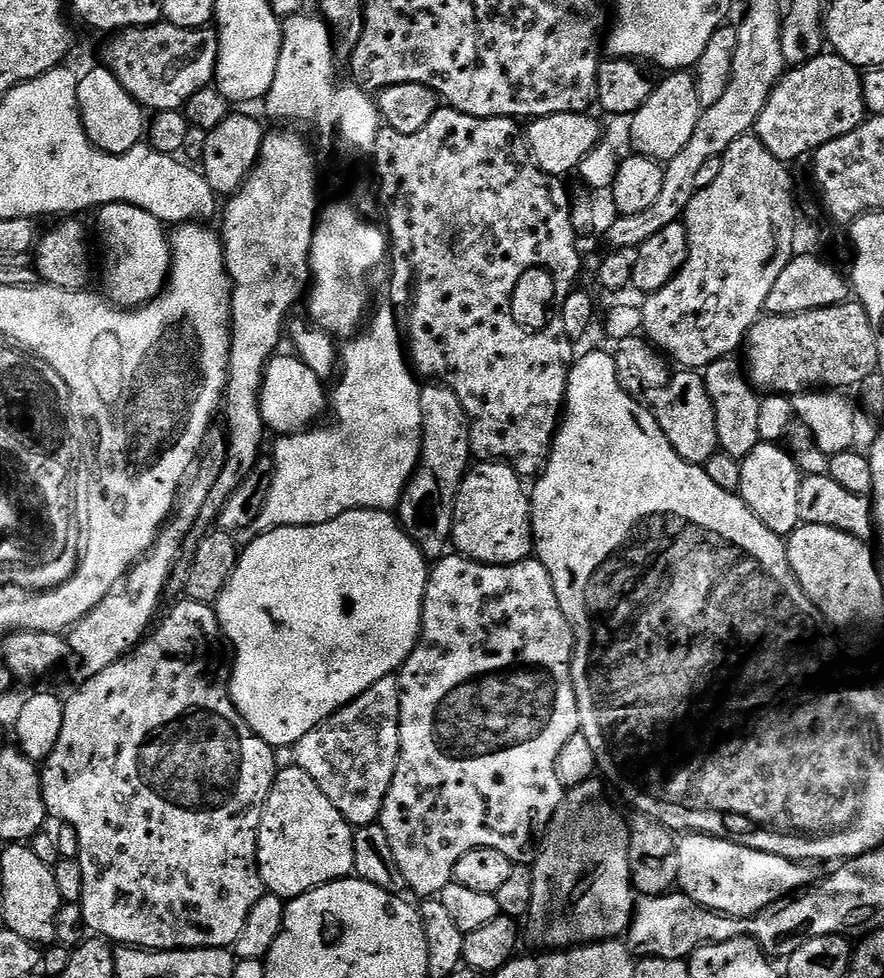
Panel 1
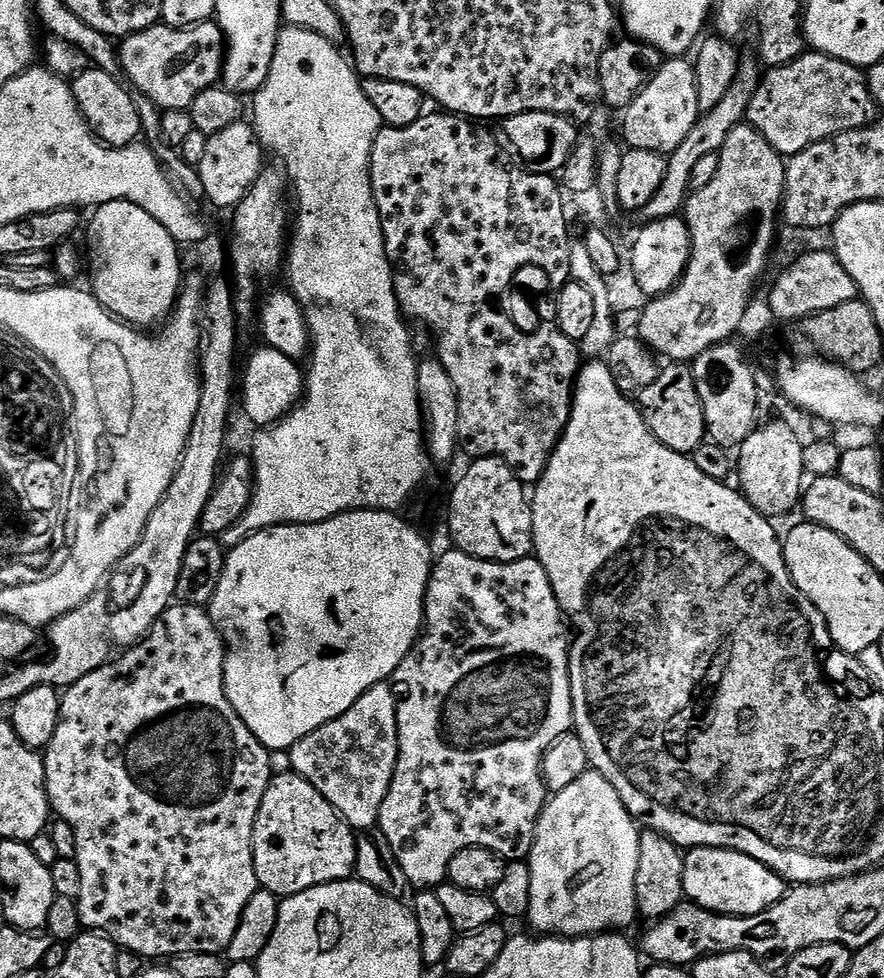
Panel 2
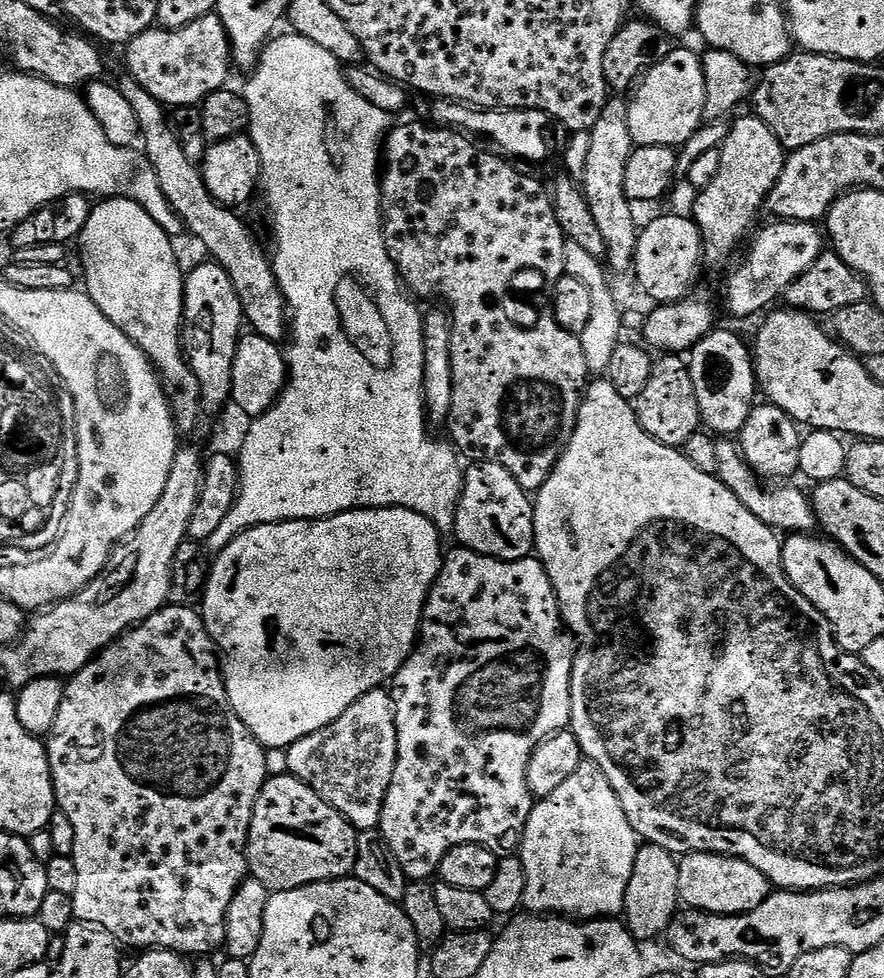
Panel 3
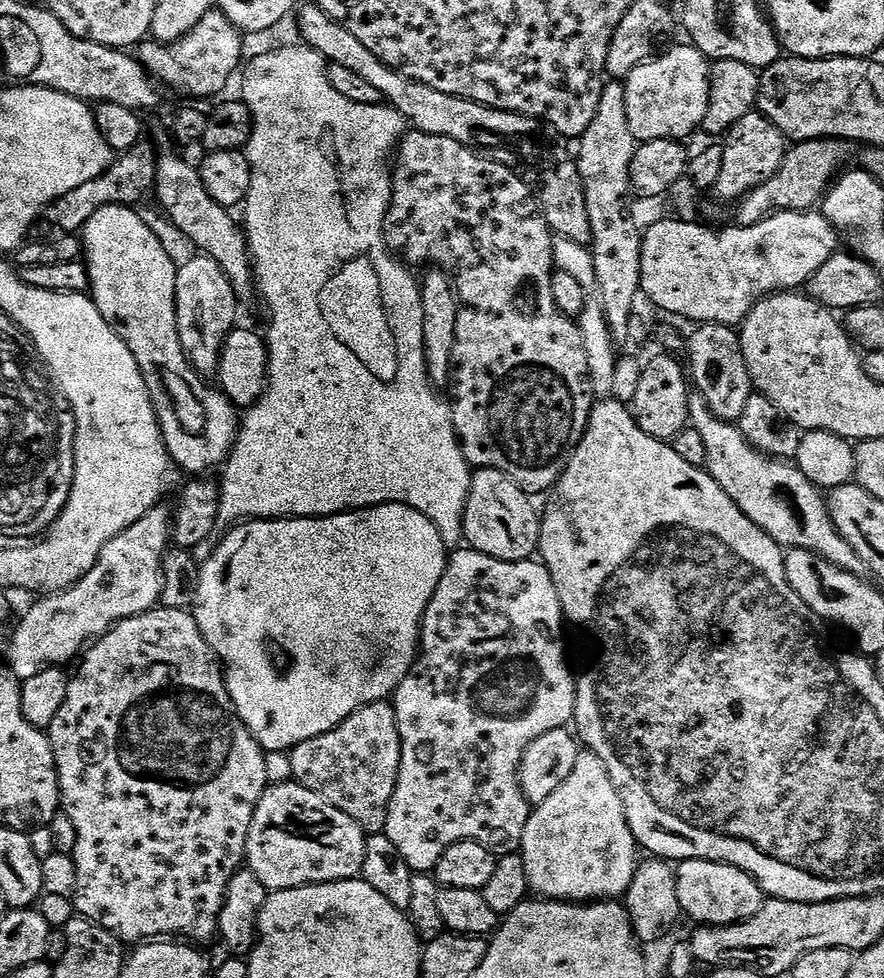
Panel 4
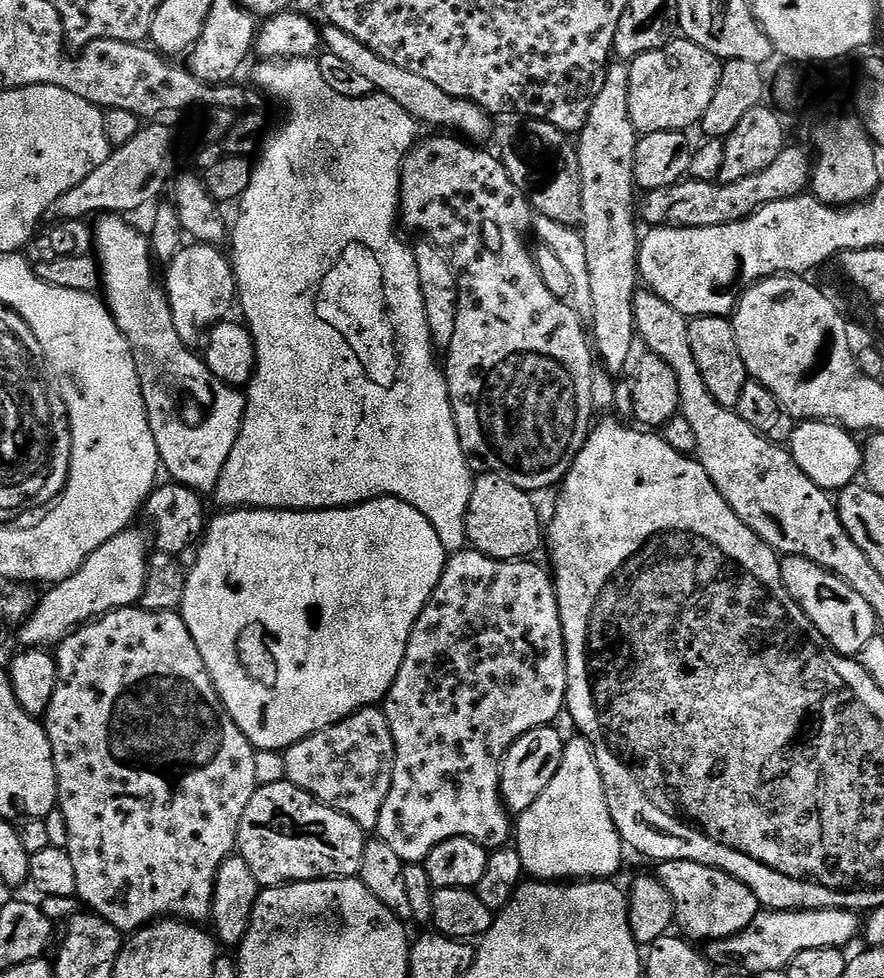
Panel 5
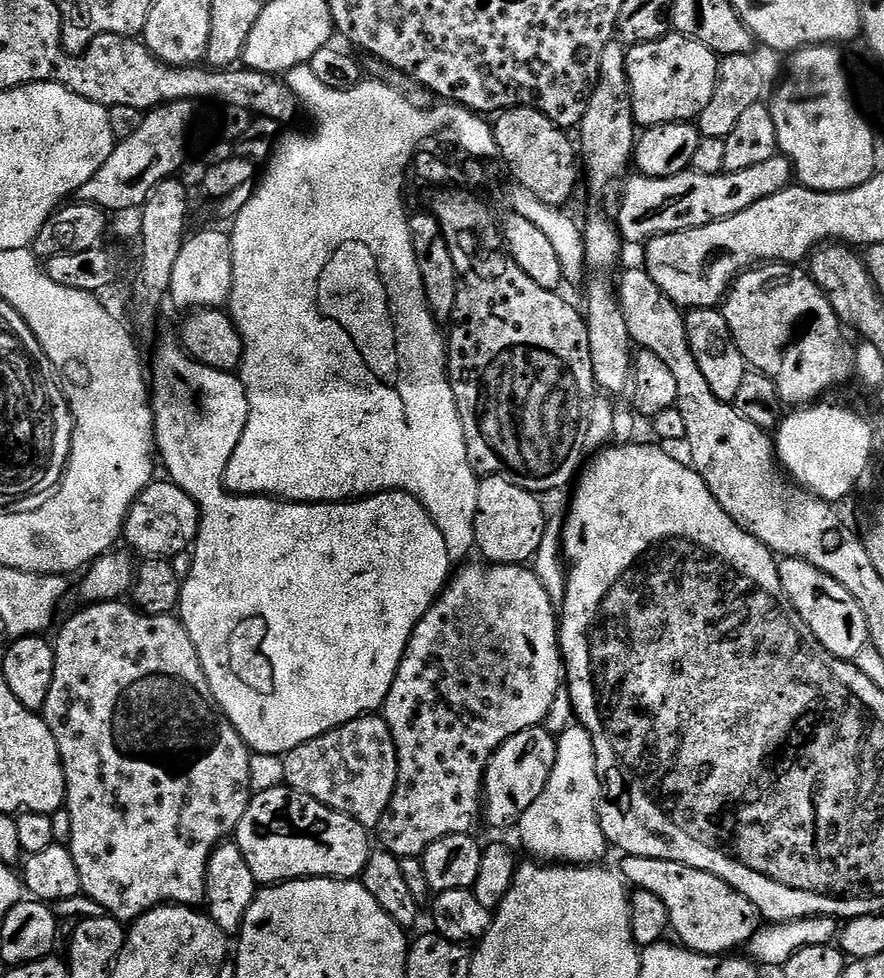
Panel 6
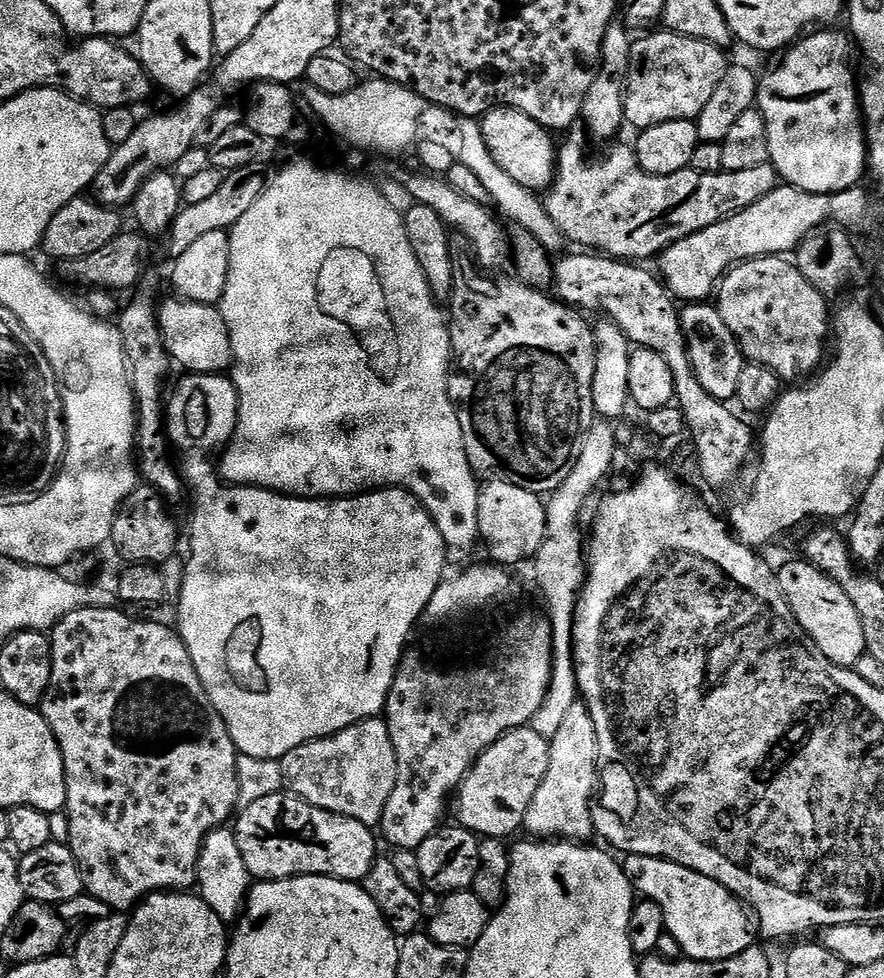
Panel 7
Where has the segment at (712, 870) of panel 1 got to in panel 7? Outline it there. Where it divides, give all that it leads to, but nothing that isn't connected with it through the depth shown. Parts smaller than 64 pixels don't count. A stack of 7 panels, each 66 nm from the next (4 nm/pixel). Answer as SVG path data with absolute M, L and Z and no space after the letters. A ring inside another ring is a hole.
M625 855L622 863L633 889L662 910L667 935L670 940L672 936L687 959L718 962L734 958L734 954L742 954L757 943L758 928L753 913L744 901L726 890L726 886L714 882L714 878L706 878L706 874L653 856Z

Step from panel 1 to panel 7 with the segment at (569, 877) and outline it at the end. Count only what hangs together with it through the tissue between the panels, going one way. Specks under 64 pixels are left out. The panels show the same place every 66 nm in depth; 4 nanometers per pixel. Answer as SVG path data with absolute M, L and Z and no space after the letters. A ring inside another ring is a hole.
M584 702L570 706L566 718L562 722L558 734L550 742L550 766L546 770L546 778L542 778L542 786L538 786L538 794L534 794L534 802L530 802L530 810L526 810L524 828L533 837L551 838L553 840L570 840L573 842L588 842L593 839L592 810L594 797L598 792L598 730L594 728L594 718L591 710Z

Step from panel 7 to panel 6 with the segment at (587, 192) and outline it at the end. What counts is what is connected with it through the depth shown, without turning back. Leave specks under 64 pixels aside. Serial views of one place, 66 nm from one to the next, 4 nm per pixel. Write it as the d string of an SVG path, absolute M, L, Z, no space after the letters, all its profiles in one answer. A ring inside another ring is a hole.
M779 154L766 158L766 162L758 162L758 166L746 166L746 170L737 172L722 171L717 176L693 170L674 174L674 178L632 174L623 181L624 193L620 196L620 209L614 212L614 219L621 237L629 245L644 246L659 236L710 226L734 214L742 214L742 210L750 210L750 206L762 202L762 198L770 198L770 194L778 194L789 187L793 180L792 163Z

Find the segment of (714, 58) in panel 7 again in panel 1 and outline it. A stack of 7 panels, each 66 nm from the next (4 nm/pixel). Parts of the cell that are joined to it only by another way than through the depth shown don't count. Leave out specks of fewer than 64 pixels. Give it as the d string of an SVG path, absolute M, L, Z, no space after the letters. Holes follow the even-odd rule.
M676 70L663 81L657 83L655 90L642 102L642 106L632 116L629 138L631 151L637 156L645 156L651 160L667 162L674 158L690 142L694 134L694 126L698 126L701 114L700 99L696 89L696 78L691 71Z

